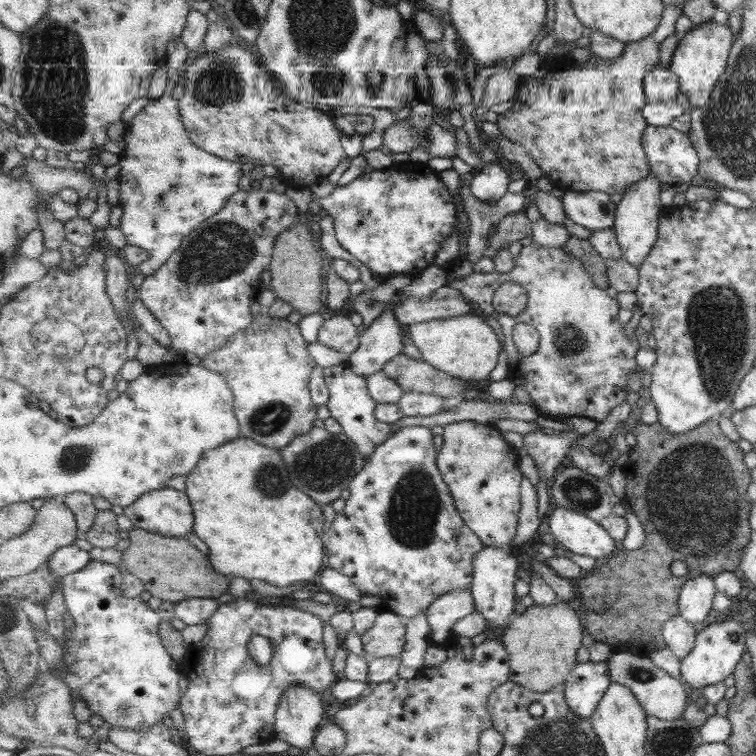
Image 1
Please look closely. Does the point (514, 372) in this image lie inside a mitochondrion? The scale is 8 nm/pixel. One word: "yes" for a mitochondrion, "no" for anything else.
no

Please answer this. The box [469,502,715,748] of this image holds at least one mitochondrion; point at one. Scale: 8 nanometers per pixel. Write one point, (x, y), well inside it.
(638, 673)

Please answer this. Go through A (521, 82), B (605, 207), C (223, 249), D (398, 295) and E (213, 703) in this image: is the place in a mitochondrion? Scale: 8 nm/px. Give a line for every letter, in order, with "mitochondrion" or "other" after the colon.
A: other
B: mitochondrion
C: mitochondrion
D: other
E: other

